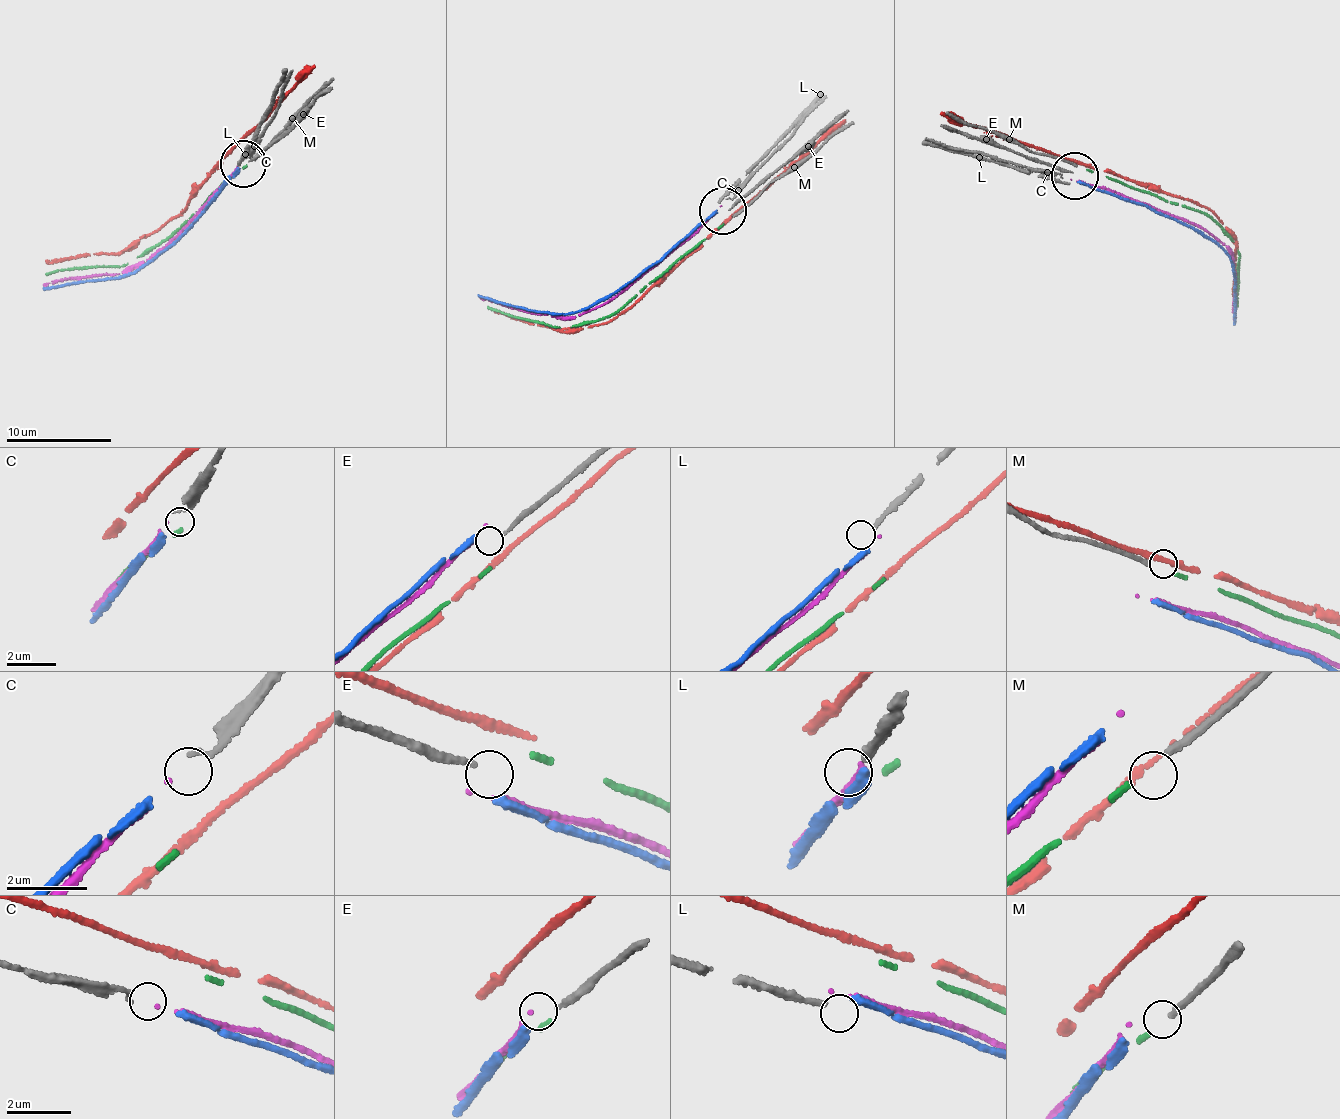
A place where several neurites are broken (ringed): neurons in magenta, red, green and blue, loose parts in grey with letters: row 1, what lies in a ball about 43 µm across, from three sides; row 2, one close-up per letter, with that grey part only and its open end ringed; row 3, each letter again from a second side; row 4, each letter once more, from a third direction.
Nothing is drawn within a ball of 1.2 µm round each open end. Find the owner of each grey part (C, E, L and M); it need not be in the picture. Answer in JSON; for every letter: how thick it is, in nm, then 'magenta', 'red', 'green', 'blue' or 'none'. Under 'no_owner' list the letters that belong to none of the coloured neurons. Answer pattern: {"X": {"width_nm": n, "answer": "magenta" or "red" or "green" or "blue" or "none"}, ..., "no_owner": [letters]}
{"C": {"width_nm": 100, "answer": "magenta"}, "E": {"width_nm": 140, "answer": "none"}, "L": {"width_nm": 180, "answer": "none"}, "M": {"width_nm": 160, "answer": "green"}, "no_owner": ["E", "L"]}

